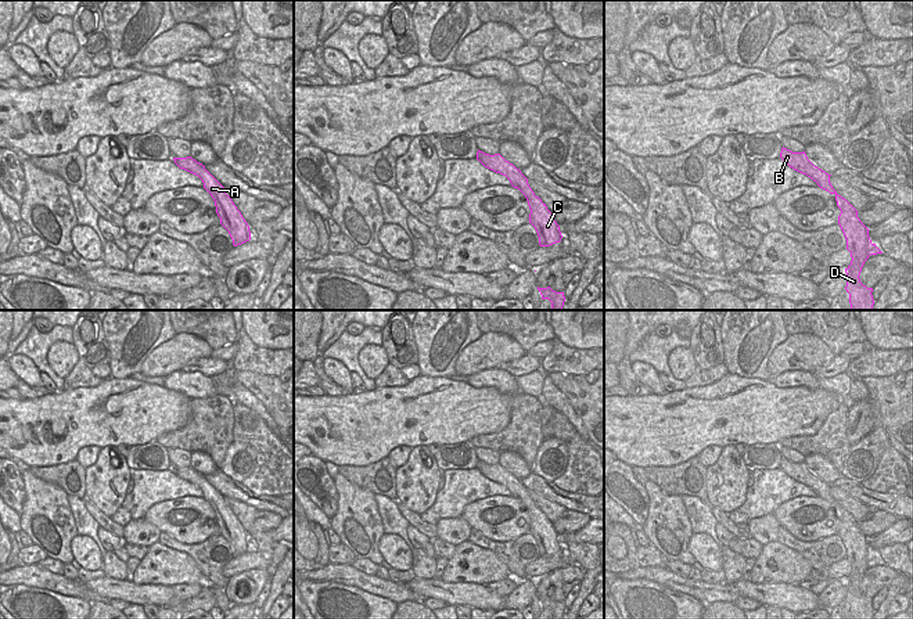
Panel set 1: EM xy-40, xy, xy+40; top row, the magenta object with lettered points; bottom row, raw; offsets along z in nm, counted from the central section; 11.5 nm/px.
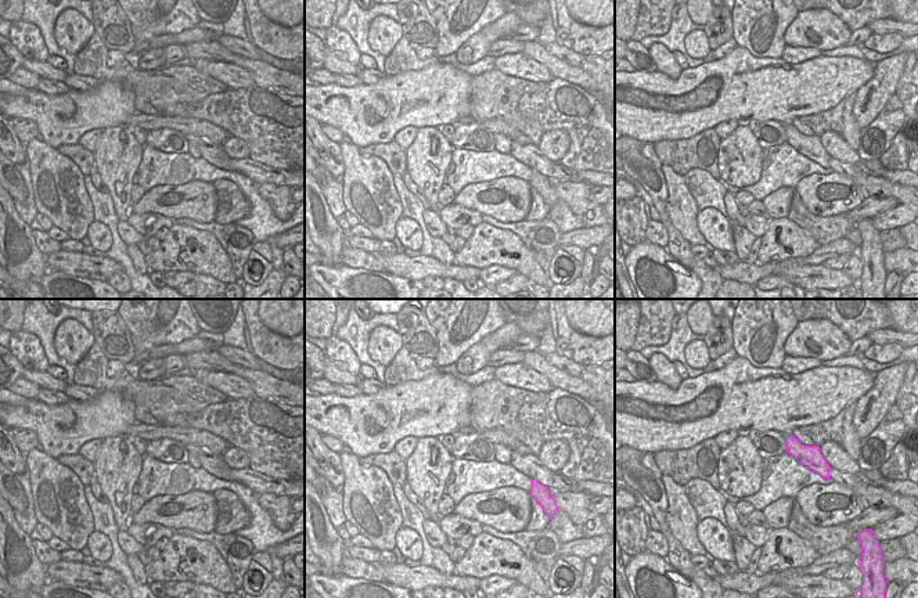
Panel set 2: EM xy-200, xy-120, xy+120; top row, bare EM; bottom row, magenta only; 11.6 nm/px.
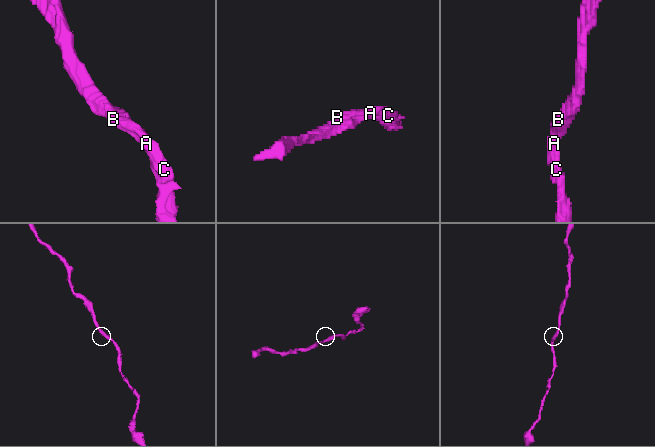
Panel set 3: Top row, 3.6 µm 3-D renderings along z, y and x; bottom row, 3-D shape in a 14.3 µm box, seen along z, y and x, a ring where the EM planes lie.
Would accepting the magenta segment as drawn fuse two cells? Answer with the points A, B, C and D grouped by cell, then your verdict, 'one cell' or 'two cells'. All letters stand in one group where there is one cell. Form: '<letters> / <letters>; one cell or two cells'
A B C D; one cell

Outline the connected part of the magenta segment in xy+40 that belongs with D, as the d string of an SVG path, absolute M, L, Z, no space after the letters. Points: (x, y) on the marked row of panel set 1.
M781 148L780 158L794 170L806 174L817 186L830 194L835 195L837 206L841 213L838 224L846 240L846 249L851 252L851 264L845 269L846 273L846 292L849 294L849 303L852 310L871 310L874 305L873 288L867 288L860 282L860 271L870 255L883 253L869 237L869 228L858 217L858 210L837 191L830 183L830 176L824 170L815 166L804 152L792 152Z

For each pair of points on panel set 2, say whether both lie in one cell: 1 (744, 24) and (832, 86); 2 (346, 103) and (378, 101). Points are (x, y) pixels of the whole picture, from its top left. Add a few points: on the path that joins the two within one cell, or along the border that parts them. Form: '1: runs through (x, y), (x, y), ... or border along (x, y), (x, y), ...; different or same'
1: border along (748, 50), (758, 57), (780, 58); different
2: runs through (355, 103), (370, 103); same

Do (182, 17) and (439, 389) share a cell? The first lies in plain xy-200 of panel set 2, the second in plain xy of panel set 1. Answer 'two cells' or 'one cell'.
two cells

